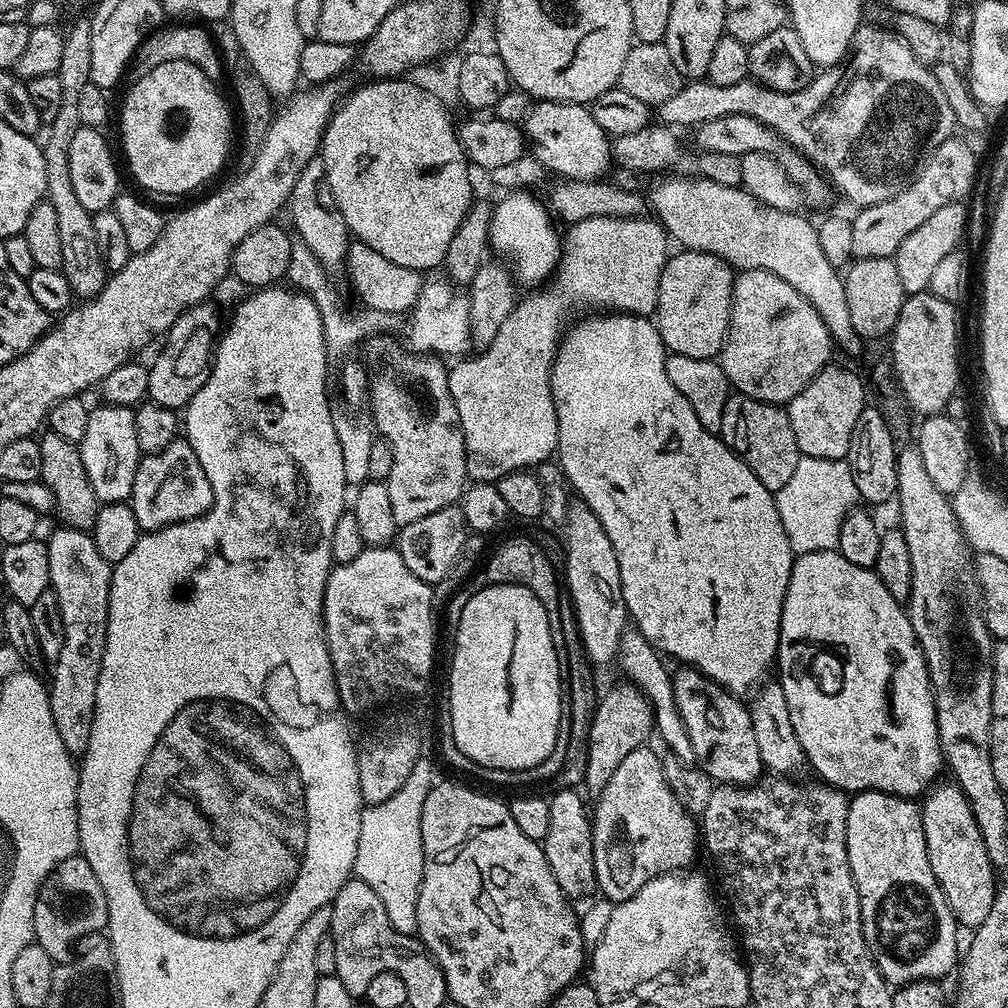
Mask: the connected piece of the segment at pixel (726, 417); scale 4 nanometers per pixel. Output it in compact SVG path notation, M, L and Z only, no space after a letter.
M739 394L729 395L722 410L722 426L718 435L733 454L754 470L754 478L758 478L758 482L774 494L782 490L798 467L801 458L798 442L794 438L788 413L781 405L767 404Z

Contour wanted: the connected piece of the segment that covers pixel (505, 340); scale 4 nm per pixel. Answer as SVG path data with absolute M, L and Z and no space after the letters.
M586 218L577 224L567 225L566 231L562 236L562 251L555 275L539 290L529 291L532 293L525 300L524 297L517 299L516 307L510 310L510 314L506 314L490 346L472 354L476 356L470 357L469 360L460 360L448 368L450 398L454 398L454 406L458 406L469 481L498 481L511 472L531 469L531 464L543 465L547 461L544 459L551 452L553 455L557 451L558 414L554 410L550 374L568 312L574 311L575 308L592 308L588 310L611 310L616 314L645 318L655 313L658 282L662 278L664 263L670 255L670 237L659 220Z

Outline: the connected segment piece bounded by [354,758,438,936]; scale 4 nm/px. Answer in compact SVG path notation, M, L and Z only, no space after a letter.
M421 758L414 766L414 770L410 770L410 778L406 778L406 782L402 782L402 786L393 794L392 797L386 798L386 802L378 802L377 804L367 805L360 813L360 829L358 830L358 854L356 855L356 866L354 876L366 882L367 886L378 894L379 901L382 902L383 909L386 910L390 923L402 934L407 936L416 936L416 923L418 922L418 890L422 886L422 870L424 869L424 847L422 846L422 806L426 803L426 794L430 794L433 784L437 783L438 776L432 773L432 764L428 758Z

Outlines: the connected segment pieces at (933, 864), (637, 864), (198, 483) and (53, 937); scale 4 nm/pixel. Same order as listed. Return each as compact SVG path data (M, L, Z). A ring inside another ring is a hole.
M942 782L933 787L923 797L920 817L922 830L926 834L926 858L930 858L930 870L934 870L934 878L938 878L938 886L942 886L946 894L952 917L961 929L974 930L982 926L994 906L998 872L986 854L982 830L978 830L974 822L972 807L960 785Z
M645 746L626 754L622 766L614 770L614 778L595 797L596 808L591 809L592 841L594 842L594 870L596 887L611 902L619 902L638 894L646 882L659 876L679 873L696 856L698 848L698 824L693 813L687 812L678 802L678 798L664 777L664 765L661 757Z
M187 439L171 440L165 448L141 455L130 497L141 533L156 532L167 524L203 516L212 508L213 502L214 490L210 486L210 478L206 478L206 470L202 470L202 462L198 462L198 454Z
M79 854L66 858L40 885L34 902L34 940L50 954L54 962L63 962L73 955L83 936L95 936L108 927L108 903L102 882L90 870L90 862Z

